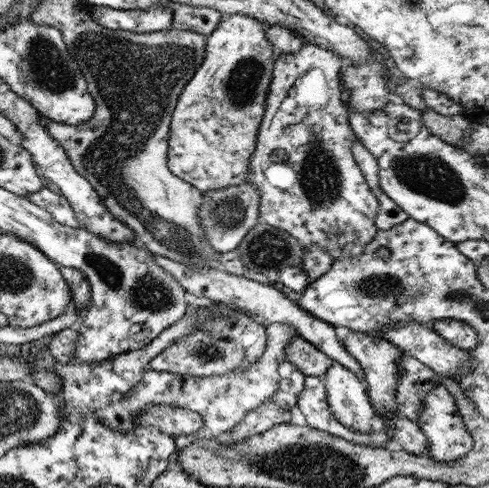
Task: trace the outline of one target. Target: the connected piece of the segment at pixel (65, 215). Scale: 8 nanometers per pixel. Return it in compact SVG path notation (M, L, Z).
M45 186L38 192L27 194L26 198L49 212L56 222L71 227L78 226L76 213L71 209L70 203L64 198L64 195L56 194Z

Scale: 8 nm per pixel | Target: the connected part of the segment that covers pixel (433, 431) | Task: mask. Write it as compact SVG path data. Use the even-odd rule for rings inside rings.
M443 384L436 385L423 398L423 407L420 409L417 424L429 442L429 454L426 456L432 457L434 461L454 462L468 454L473 448L473 438L463 422L455 399Z

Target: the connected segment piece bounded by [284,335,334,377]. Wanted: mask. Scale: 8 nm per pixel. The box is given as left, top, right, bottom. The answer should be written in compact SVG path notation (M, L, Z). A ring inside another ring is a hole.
M295 335L286 346L284 362L290 362L304 376L322 377L332 367L333 359L322 353L317 346Z

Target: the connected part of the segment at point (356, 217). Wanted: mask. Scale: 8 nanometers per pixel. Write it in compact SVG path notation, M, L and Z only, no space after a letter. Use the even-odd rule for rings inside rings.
M305 42L296 54L276 56L265 100L265 113L246 179L258 187L260 221L290 233L303 248L312 243L324 246L334 261L342 256L362 254L364 247L378 232L375 218L379 202L351 151L353 131L343 100L341 77L344 65L345 60L339 54L313 42Z

